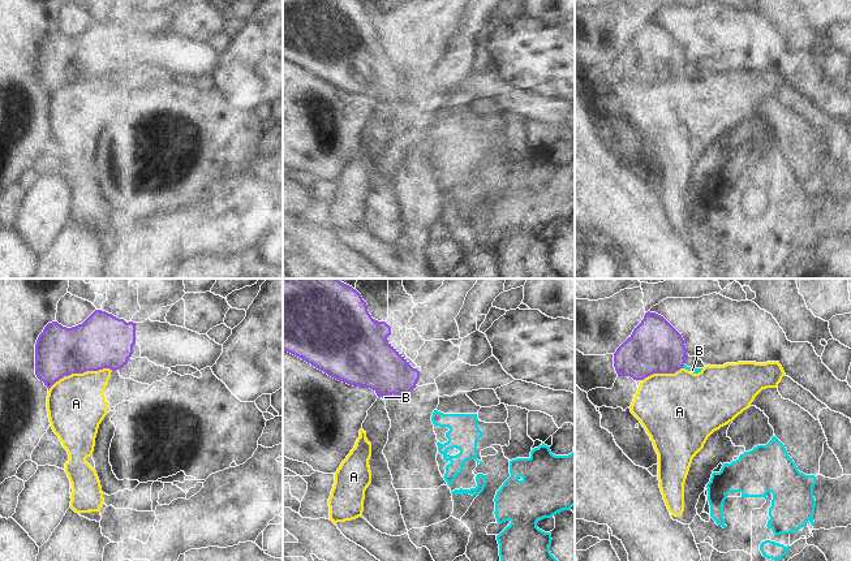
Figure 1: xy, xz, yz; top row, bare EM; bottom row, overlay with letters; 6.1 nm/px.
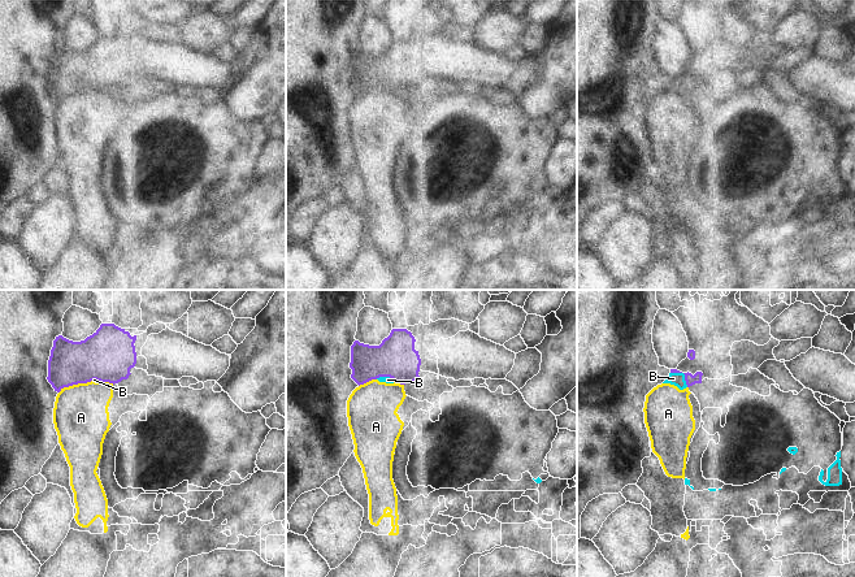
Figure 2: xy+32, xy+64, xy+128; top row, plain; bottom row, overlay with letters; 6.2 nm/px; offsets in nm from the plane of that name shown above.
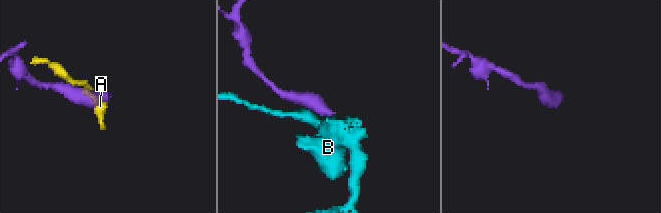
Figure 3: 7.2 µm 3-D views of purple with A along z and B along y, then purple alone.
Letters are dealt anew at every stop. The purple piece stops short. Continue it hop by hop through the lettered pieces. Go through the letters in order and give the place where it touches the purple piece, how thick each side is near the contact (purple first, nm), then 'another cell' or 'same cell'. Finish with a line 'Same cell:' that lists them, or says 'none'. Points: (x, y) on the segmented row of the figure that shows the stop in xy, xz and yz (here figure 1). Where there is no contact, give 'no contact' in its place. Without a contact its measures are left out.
A: xy (80, 372) | 340/360 nm | another cell
B: xz (383, 396) | 340/20 nm | another cell
Same cell: none

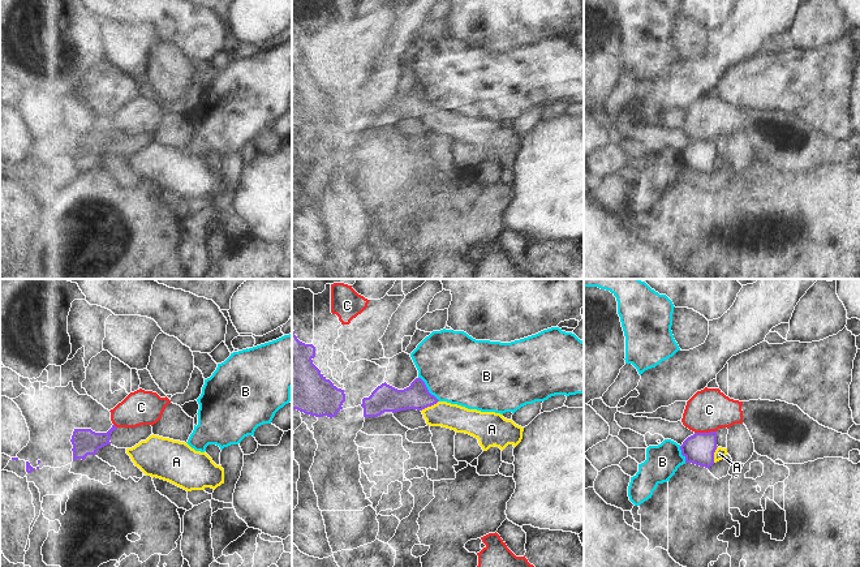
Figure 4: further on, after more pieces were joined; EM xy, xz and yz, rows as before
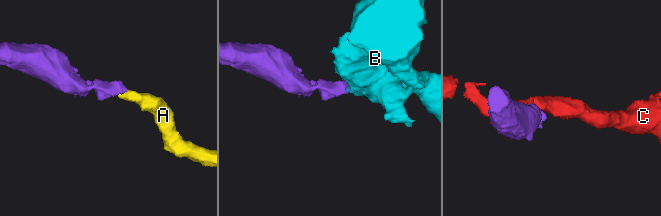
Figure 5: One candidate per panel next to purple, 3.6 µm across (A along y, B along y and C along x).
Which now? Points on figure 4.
A: xz (429, 406) | 160/160 nm | same cell
B: xz (428, 390) | 160/420 nm | another cell
C: yz (705, 433) | 190/260 nm | another cell
Same cell: A

